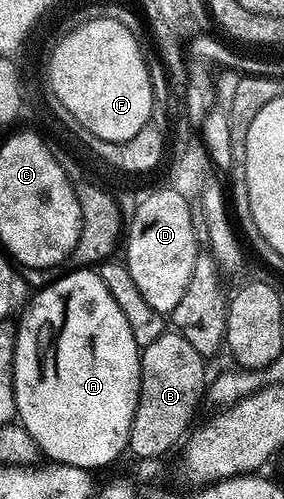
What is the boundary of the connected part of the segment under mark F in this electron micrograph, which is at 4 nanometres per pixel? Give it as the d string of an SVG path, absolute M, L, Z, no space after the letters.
M111 18L93 19L78 26L74 32L68 32L65 37L67 41L57 44L47 61L50 66L51 87L57 93L57 99L73 115L73 119L93 136L113 143L132 139L137 131L148 125L152 120L151 107L157 103L149 87L147 66L141 63L139 41L130 36L133 35Z

